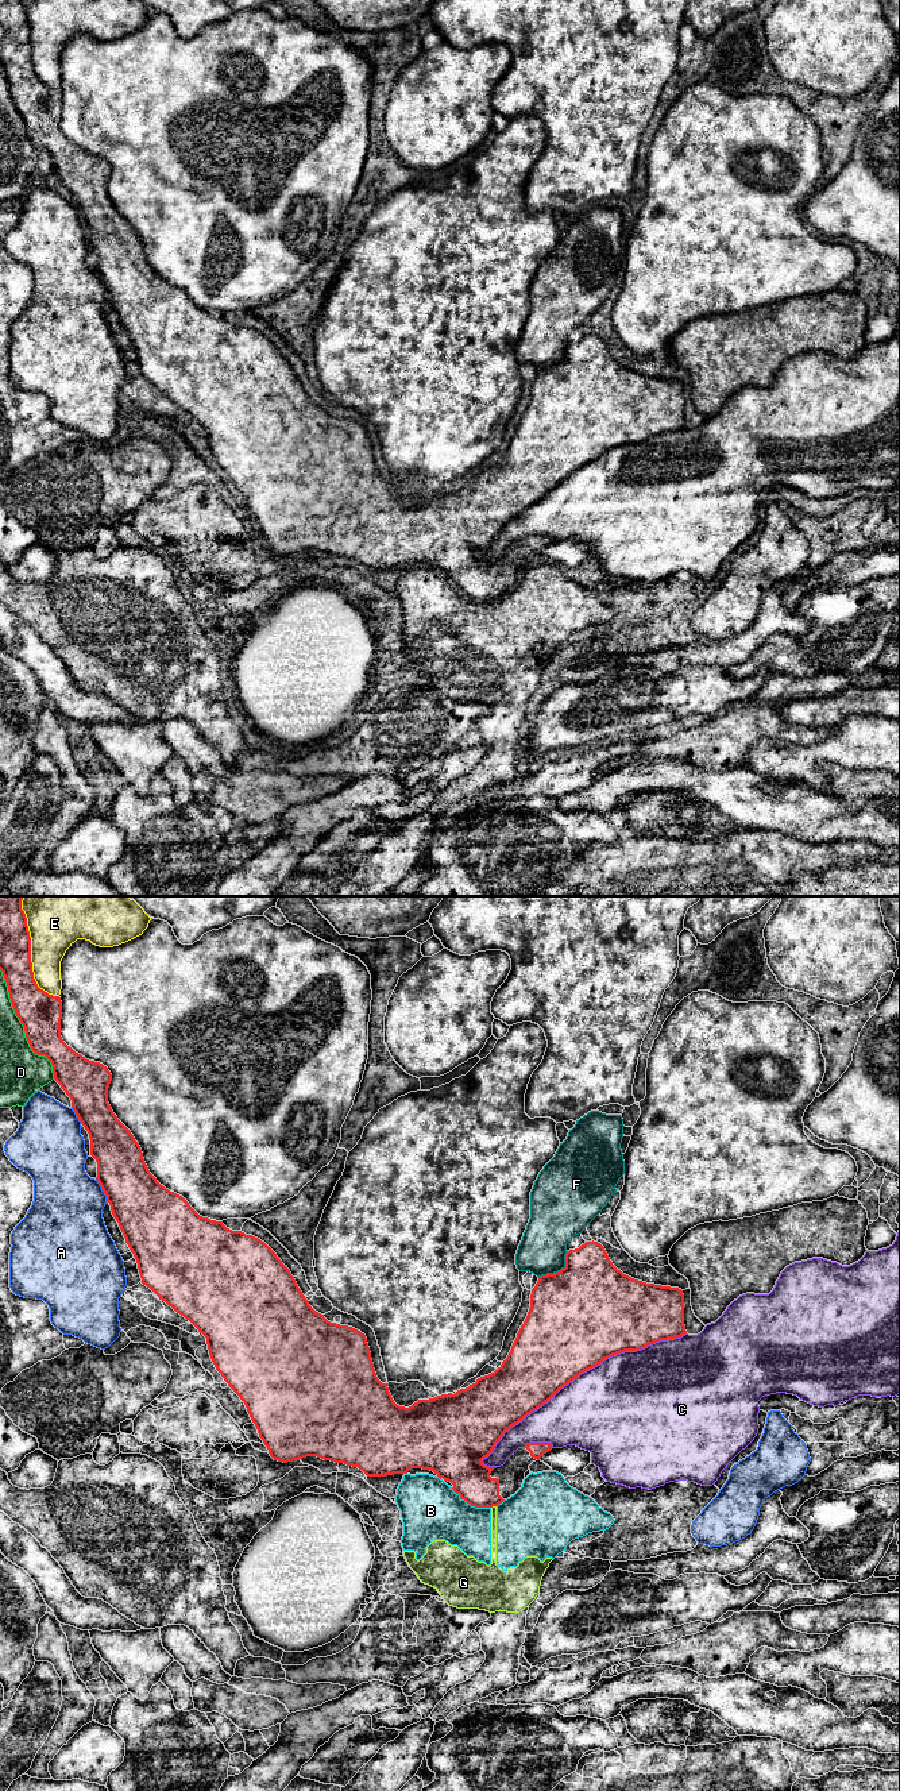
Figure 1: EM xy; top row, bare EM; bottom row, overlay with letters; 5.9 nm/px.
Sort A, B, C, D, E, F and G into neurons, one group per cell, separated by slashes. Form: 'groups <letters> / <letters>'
groups A / B G / C / D / E / F

